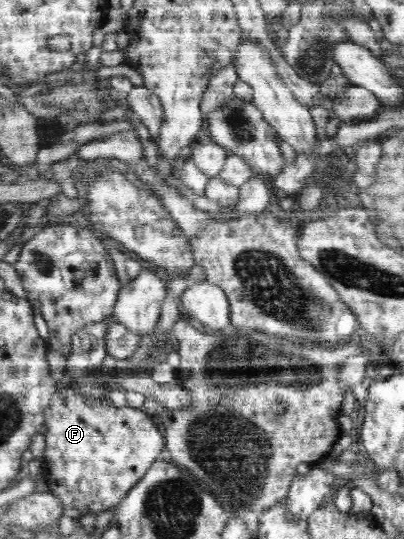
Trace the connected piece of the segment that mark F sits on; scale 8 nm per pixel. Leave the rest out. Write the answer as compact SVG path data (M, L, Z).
M61 388L54 393L53 399L49 404L49 407L44 411L45 428L43 434L46 439L46 449L43 453L43 467L46 473L46 481L48 482L49 490L51 494L57 496L63 501L64 509L77 509L80 515L99 515L103 511L111 511L114 507L120 504L120 501L127 495L127 492L142 478L152 463L158 461L160 453L166 449L166 443L163 440L161 431L155 425L155 422L151 420L151 417L142 409L133 408L130 406L116 407L109 403L106 398L93 399L83 394L79 394L77 390L73 388Z

